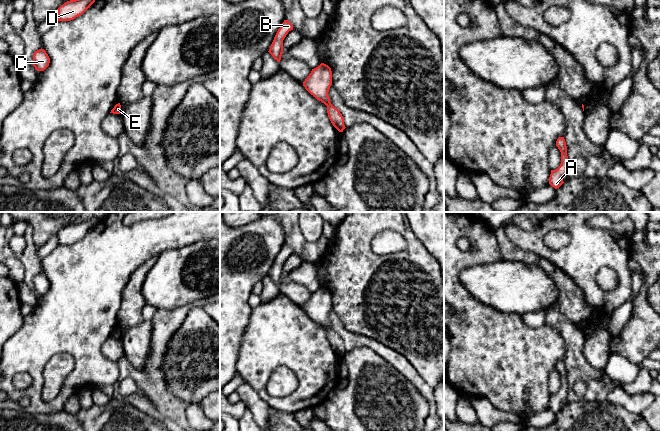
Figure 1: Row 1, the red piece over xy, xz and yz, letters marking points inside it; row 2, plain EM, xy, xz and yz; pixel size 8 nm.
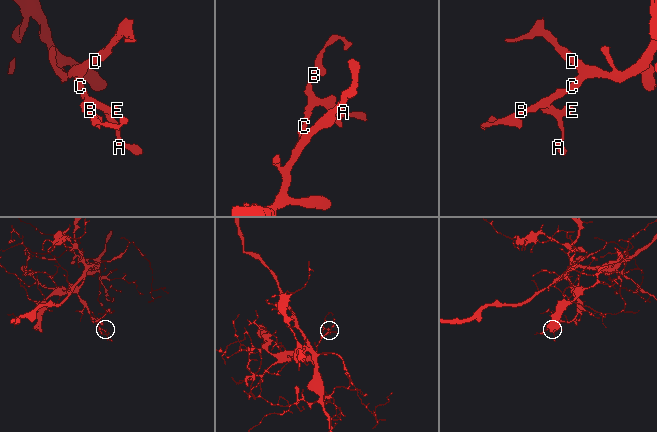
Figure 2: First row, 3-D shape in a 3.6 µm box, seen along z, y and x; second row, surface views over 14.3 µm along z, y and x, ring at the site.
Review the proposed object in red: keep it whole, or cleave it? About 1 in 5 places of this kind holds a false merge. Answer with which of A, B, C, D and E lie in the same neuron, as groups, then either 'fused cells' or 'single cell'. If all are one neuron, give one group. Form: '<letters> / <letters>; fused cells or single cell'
A B C D E; single cell

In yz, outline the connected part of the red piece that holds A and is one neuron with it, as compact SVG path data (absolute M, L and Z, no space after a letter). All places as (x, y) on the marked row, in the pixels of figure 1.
M564 137L557 139L556 146L561 152L561 164L556 170L551 170L549 177L549 184L555 189L564 183L563 178L566 176L568 170L567 146Z

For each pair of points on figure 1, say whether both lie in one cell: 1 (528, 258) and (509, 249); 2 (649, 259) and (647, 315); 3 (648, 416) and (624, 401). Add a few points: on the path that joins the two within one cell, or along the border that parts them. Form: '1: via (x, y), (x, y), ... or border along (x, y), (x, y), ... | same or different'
1: via (523, 256), (514, 254) | same
2: via (649, 273), (649, 280), (643, 290), (643, 301) | same
3: border along (649, 406), (640, 414) | different

